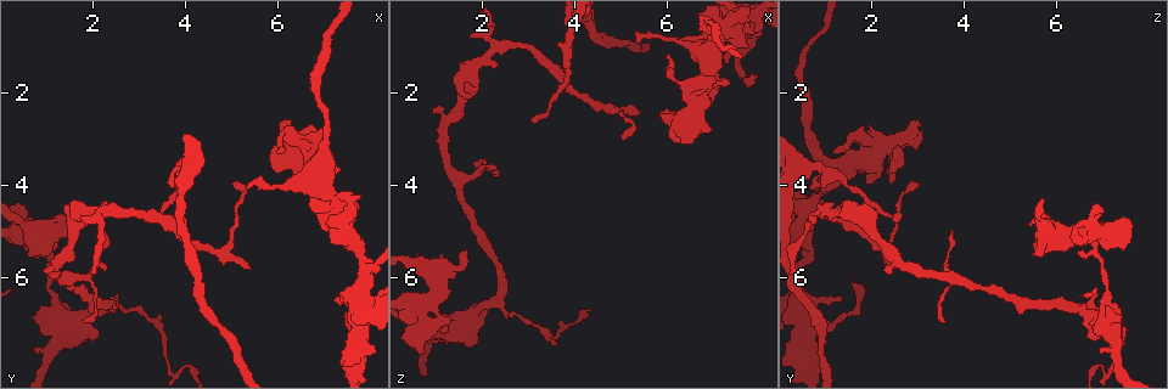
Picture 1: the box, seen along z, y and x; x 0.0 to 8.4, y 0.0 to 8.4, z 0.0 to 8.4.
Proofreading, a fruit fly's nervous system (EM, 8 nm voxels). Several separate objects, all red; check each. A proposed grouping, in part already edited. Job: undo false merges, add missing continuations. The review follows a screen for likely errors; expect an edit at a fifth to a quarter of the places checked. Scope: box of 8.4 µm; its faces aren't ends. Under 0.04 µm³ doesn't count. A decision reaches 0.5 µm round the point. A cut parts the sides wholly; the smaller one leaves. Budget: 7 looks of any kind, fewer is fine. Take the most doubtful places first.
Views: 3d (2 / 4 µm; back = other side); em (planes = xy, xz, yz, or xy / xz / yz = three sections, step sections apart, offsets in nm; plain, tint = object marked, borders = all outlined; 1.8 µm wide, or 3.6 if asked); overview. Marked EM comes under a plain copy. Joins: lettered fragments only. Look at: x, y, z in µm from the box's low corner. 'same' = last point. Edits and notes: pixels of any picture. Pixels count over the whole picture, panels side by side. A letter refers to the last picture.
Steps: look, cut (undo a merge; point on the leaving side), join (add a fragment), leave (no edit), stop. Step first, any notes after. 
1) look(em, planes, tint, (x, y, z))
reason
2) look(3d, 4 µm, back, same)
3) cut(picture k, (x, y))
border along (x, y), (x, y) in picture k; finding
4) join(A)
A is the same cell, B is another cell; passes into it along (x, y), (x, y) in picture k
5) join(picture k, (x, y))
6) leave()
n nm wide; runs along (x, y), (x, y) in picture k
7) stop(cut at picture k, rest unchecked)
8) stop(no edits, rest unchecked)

look(em, 3.6 µm, planes, borders, (1.50, 6.95, 6.90))
branch point

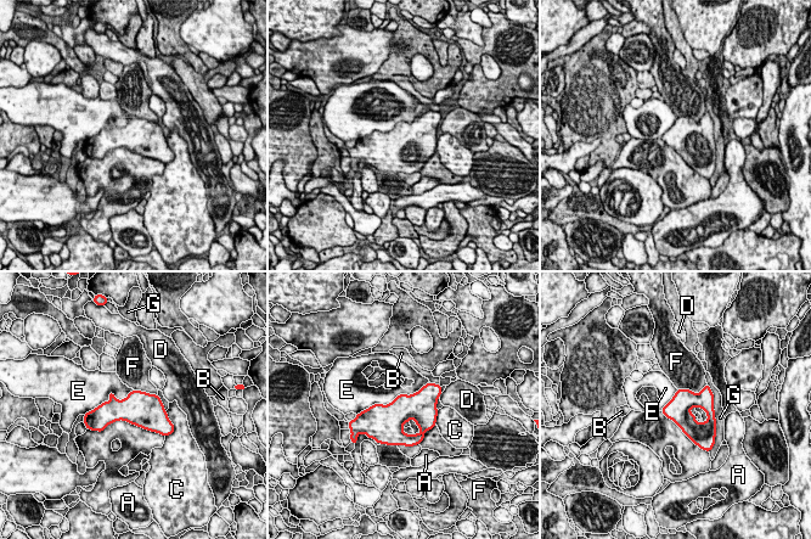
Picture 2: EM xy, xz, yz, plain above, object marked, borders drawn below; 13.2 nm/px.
leave()
340 nm wide; A, B, C, D, E, F and G are other cells; border along (429, 382), (362, 411) in picture 2; one neuron here

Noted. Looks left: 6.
look(em, planes, tint, (0.75, 5.05, 6.90))
three arms meet

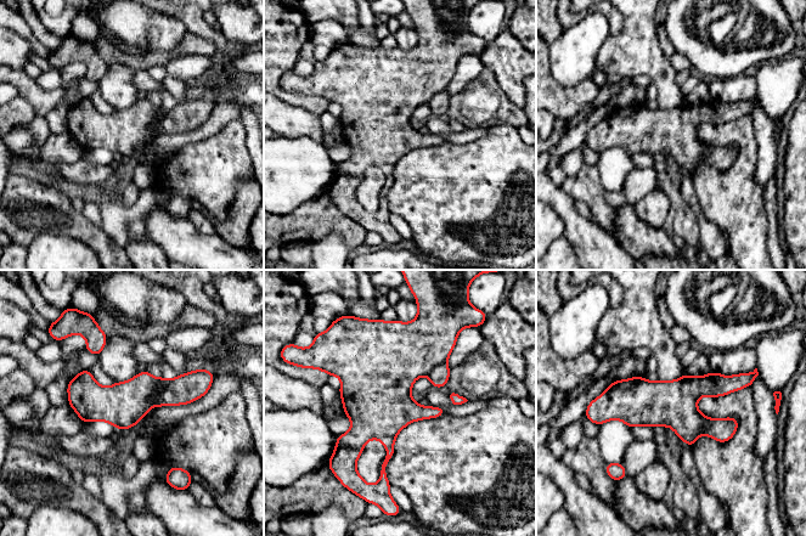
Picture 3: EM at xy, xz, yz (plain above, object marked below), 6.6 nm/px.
look(em, planes, borders, same)
what lies round it

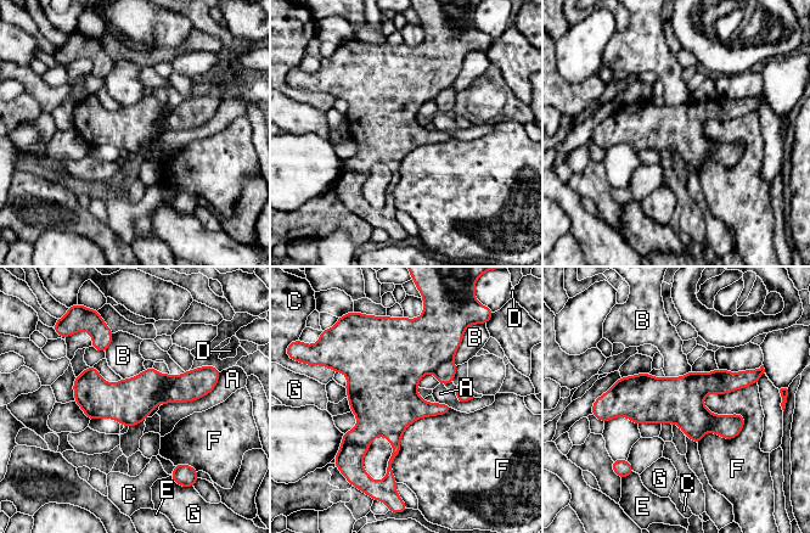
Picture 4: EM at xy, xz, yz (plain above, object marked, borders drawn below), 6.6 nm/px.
leave()
F touches over 550 nm; A, B, C, D, E, F and G are other cells; one neuron here

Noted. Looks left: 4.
look(em, planes, tint, (7.00, 3.80, 2.15))
free end

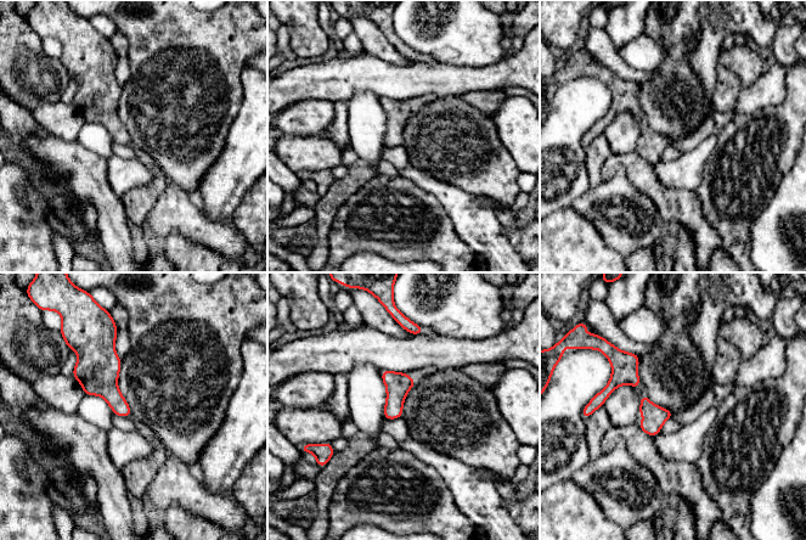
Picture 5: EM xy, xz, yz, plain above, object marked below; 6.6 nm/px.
look(em, planes, borders, same)
what lies round it

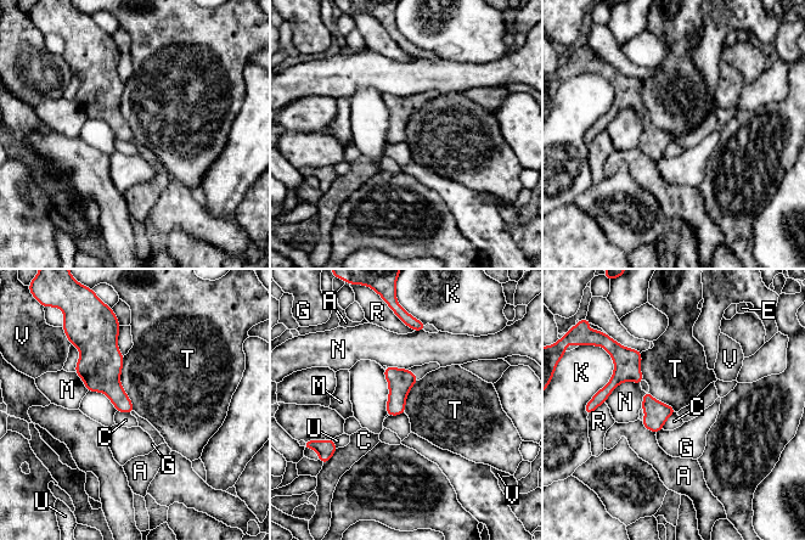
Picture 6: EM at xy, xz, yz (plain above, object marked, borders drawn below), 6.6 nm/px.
leave()
A, C, E, G, K, M, N, R, T, U and V are other cells; border along (123, 356), (119, 384), (134, 410) in picture 6; no lettered fragment goes on from it

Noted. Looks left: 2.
stop(no edits, rest unchecked)

